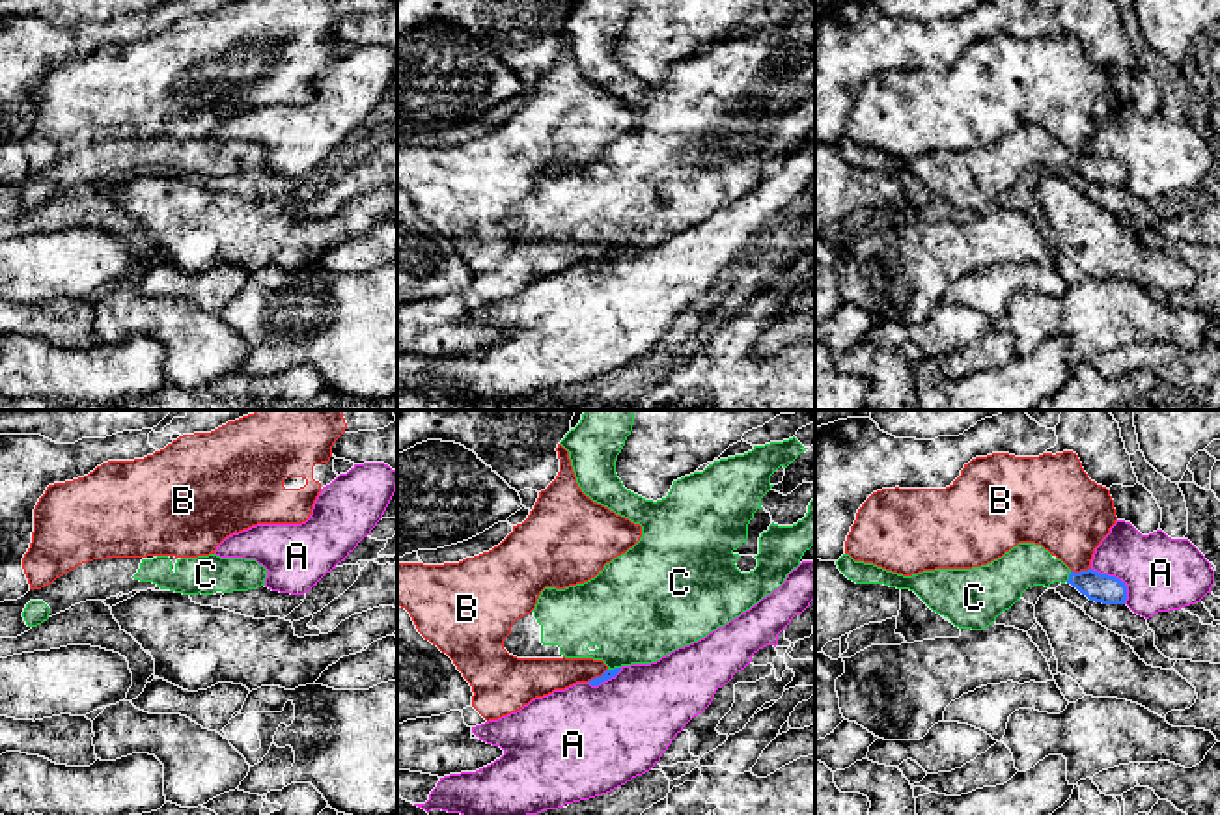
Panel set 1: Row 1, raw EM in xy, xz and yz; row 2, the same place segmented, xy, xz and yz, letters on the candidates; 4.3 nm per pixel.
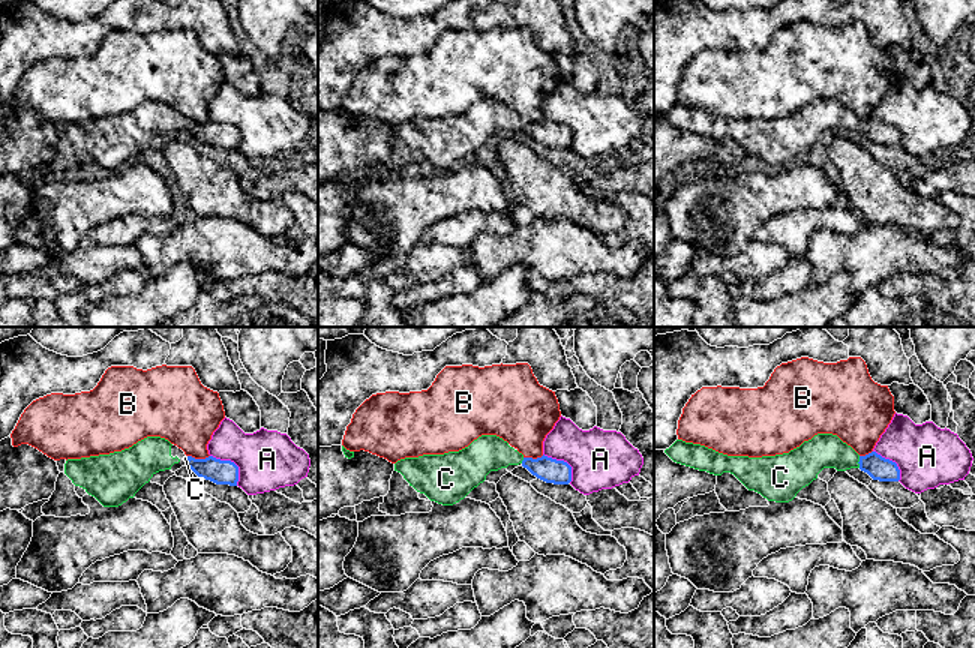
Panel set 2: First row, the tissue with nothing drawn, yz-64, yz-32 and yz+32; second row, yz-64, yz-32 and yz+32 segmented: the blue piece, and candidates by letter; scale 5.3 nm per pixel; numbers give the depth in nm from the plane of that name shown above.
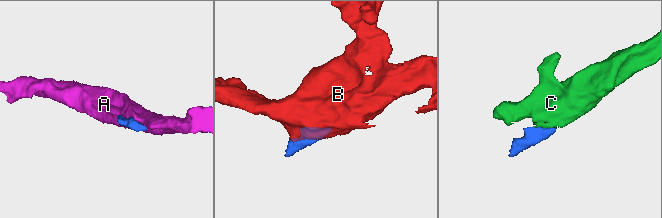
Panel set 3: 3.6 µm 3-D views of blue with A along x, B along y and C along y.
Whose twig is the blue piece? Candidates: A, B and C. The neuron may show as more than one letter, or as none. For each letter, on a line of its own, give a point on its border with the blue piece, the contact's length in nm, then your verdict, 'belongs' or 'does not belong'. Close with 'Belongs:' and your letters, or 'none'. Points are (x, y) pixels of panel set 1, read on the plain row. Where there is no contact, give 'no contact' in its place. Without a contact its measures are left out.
A: contact yz (1118, 161); length 220 nm; does not belong
B: contact xz (596, 260); length 110 nm; does not belong
C: contact xz (614, 250); length 60 nm; belongs
Belongs: C

